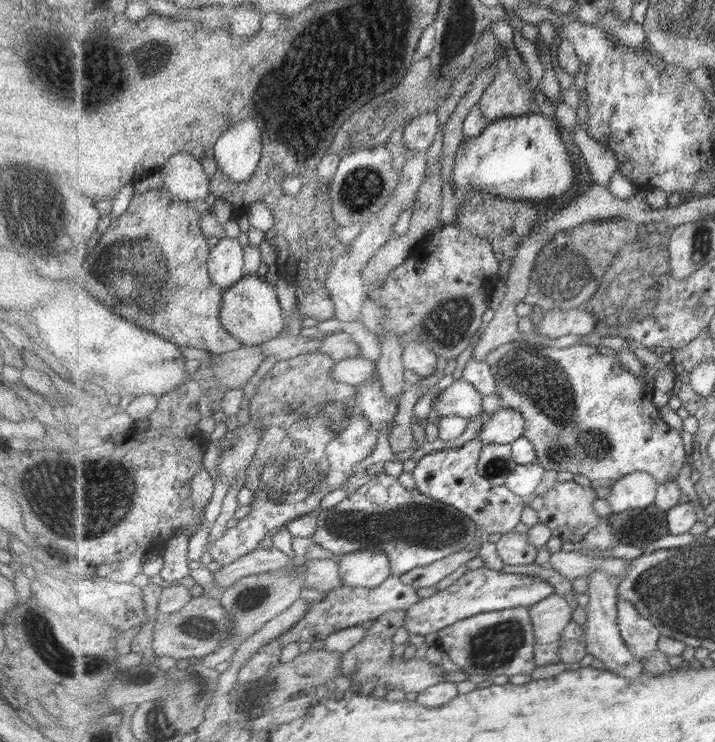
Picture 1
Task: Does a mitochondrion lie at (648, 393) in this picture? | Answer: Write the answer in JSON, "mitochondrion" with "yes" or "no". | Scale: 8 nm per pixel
{"mitochondrion":"no"}

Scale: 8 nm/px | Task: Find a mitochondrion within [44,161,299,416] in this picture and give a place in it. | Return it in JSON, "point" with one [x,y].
{"point":[133,276]}

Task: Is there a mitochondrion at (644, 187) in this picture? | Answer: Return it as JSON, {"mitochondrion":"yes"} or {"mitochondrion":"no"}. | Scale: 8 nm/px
{"mitochondrion":"no"}

